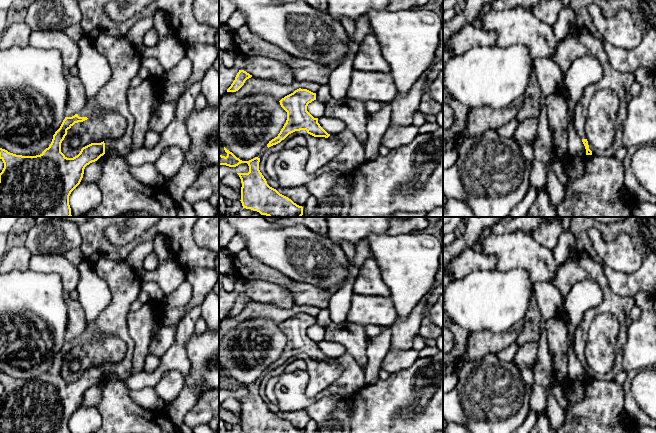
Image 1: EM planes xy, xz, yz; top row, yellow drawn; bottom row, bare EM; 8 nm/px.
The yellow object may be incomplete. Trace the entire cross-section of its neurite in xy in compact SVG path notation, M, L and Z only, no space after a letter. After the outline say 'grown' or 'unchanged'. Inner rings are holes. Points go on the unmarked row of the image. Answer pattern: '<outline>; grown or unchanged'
M105 257L99 259L93 266L98 276L110 288L111 303L93 322L88 322L84 332L78 338L65 341L60 352L53 359L51 368L40 379L16 379L0 372L0 383L4 387L4 392L0 397L0 433L71 433L69 420L80 408L87 389L97 385L108 373L118 376L121 381L126 381L131 376L134 344L127 329L127 315L131 311L132 303L138 299L142 291L142 281L139 274L124 261ZM103 334L115 335L125 342L124 359L101 367L91 367L83 371L77 380L67 382L61 376L61 367L67 359L67 354L75 347L83 346L93 339L100 338Z; grown

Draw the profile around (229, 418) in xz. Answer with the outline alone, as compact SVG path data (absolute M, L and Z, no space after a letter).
M219 406L219 419L224 421L227 425L241 424L241 415L236 415L230 411L227 411Z

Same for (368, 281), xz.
M373 257L366 259L358 271L353 282L354 294L390 296L390 291L381 277L378 263Z

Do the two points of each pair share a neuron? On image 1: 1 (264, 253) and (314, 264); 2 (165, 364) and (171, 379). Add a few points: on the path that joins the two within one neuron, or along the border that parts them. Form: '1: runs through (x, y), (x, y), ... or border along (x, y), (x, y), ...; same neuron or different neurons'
1: runs through (276, 253), (299, 253), (302, 255); same neuron
2: border along (184, 375), (176, 370), (168, 370), (152, 387); different neurons

